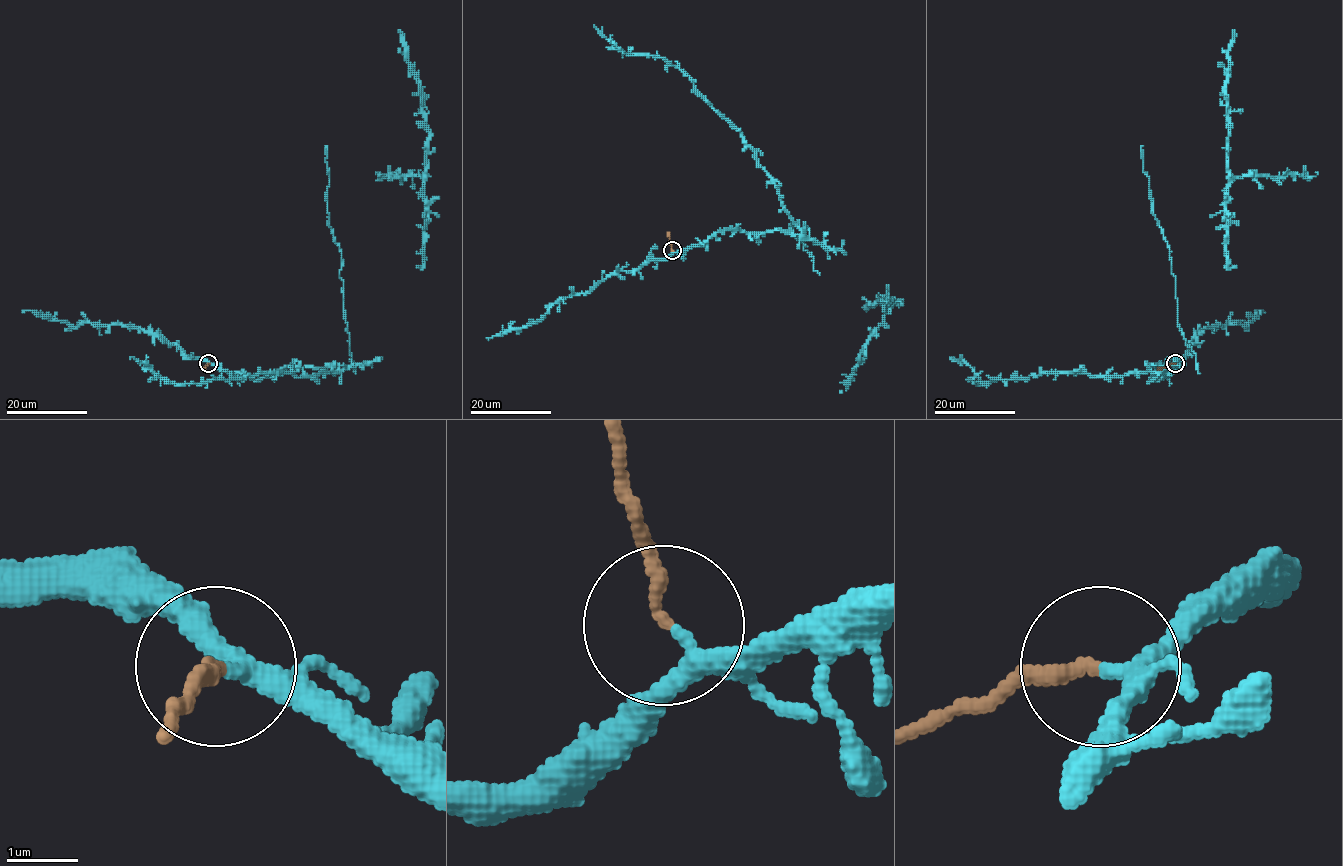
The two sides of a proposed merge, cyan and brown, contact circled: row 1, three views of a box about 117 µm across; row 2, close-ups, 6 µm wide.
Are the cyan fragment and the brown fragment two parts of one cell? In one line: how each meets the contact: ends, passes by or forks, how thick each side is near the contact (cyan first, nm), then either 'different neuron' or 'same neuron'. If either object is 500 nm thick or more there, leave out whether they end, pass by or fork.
cyan passes by; brown ends; calibres 240 and 190 nm; different neuron

